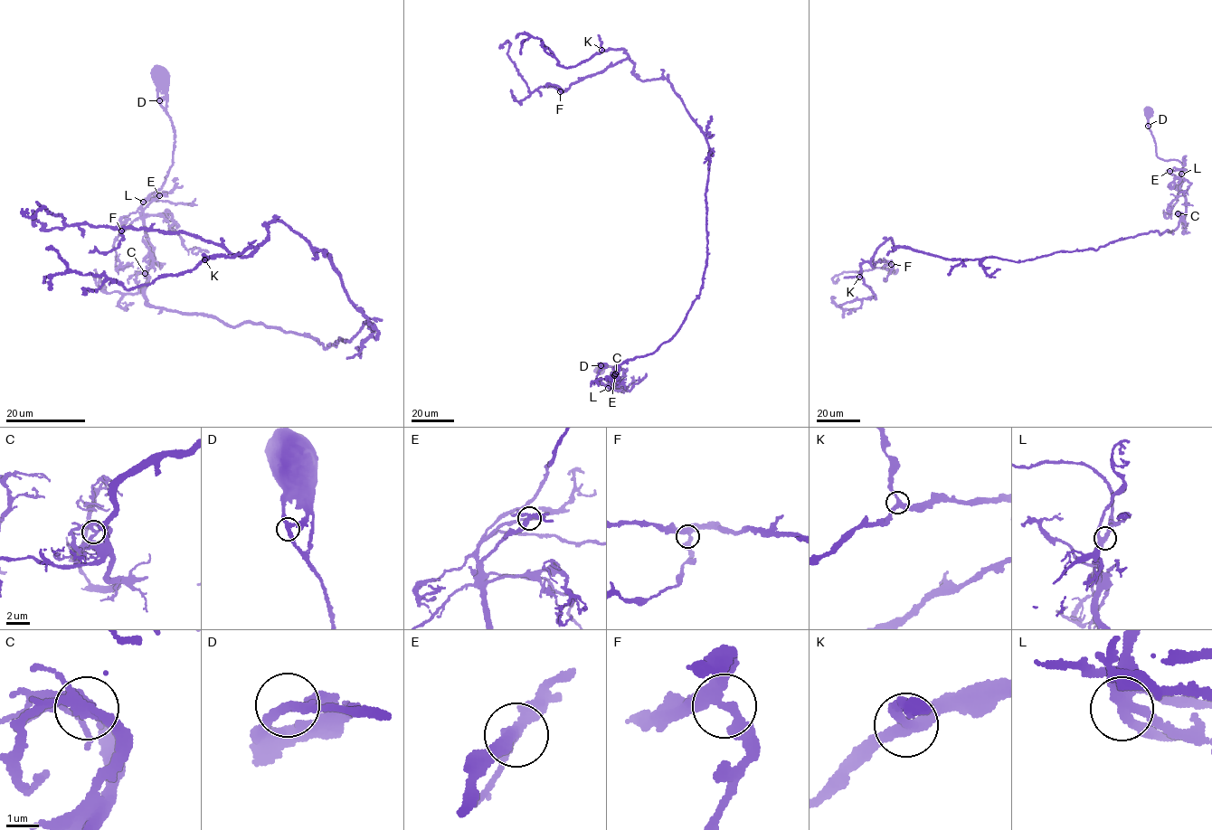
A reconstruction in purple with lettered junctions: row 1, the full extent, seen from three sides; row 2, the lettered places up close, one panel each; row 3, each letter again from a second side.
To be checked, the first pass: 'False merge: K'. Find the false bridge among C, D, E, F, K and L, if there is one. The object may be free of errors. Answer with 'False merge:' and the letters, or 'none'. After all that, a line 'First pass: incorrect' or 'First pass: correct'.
False merge: none
First pass: incorrect

